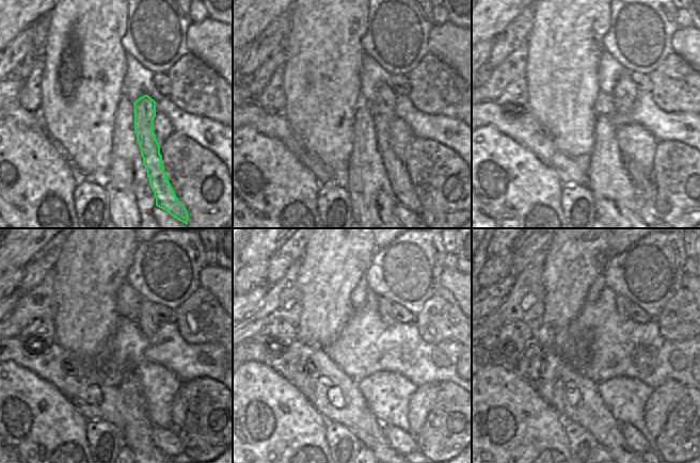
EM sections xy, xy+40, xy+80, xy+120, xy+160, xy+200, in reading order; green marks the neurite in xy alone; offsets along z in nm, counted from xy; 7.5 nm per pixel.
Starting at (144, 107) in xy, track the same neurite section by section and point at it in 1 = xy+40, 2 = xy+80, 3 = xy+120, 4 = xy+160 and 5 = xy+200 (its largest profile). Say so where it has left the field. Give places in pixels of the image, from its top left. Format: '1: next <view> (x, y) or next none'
1: next xy+40 (383, 105)
2: next xy+80 (625, 93)
3: next xy+120 (147, 324)
4: next xy+160 (385, 306)
5: next xy+200 (624, 306)

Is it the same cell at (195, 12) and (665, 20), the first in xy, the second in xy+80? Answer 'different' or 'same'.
different

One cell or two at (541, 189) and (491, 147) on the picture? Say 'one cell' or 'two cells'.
one cell

